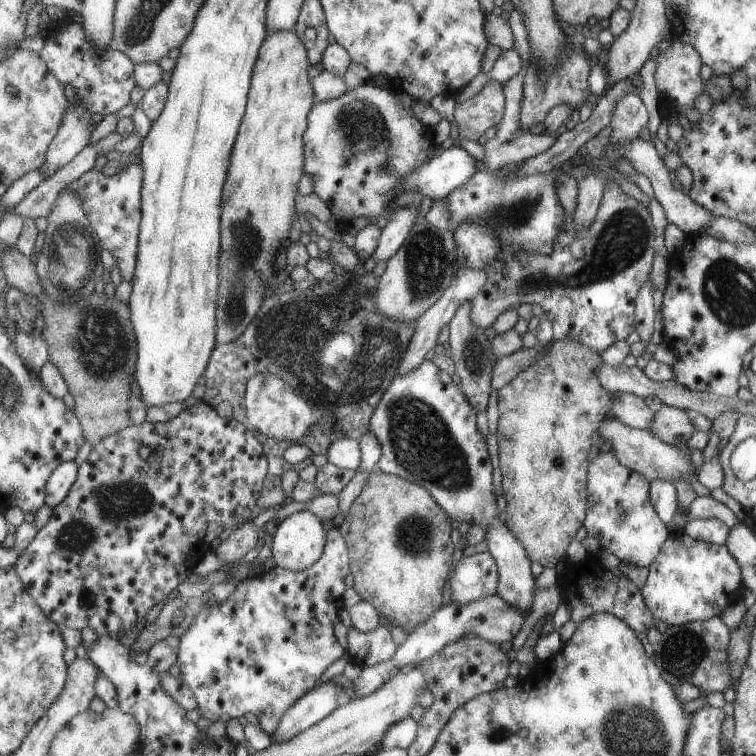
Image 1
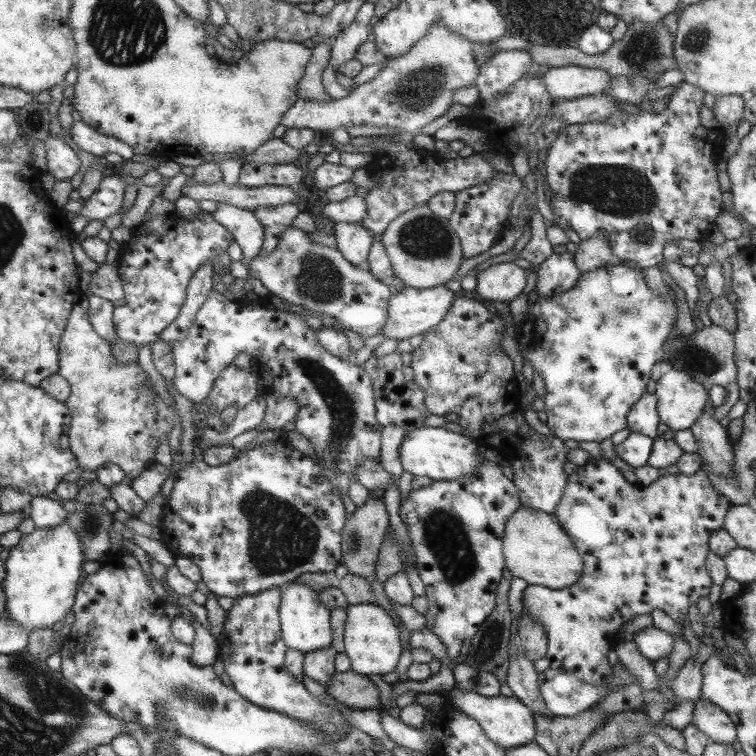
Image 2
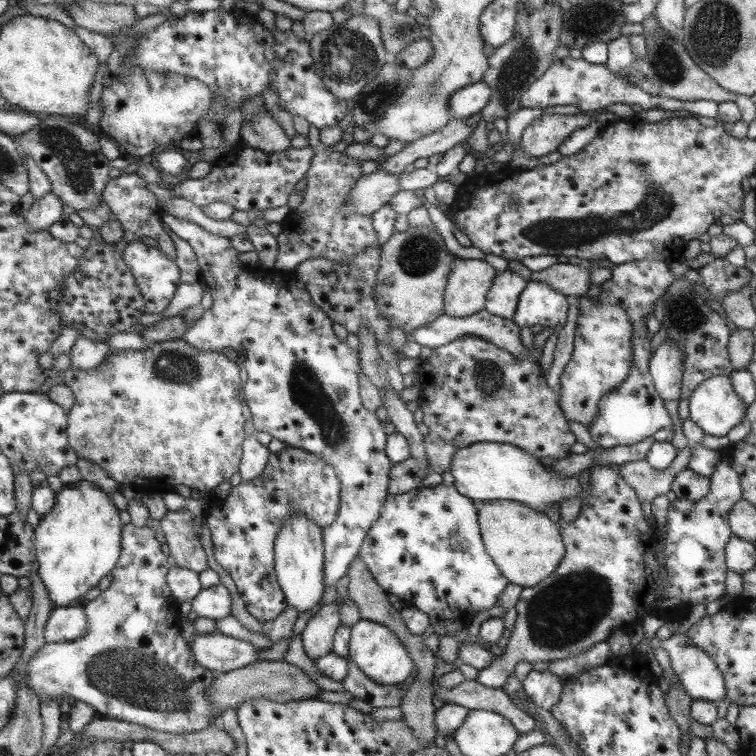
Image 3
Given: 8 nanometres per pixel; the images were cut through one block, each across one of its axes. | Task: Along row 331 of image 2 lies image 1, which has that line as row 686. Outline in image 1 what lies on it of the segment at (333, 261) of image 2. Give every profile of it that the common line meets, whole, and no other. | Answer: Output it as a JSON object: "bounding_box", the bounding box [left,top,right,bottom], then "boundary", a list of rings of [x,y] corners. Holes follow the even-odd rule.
{"bounding_box":[350,594,524,699],"boundary":[[[496,594],[466,604],[447,603],[439,608],[427,622],[407,635],[405,642],[396,648],[395,653],[387,661],[361,667],[361,674],[350,681],[351,685],[353,684],[355,697],[361,699],[372,694],[386,682],[386,679],[399,672],[404,666],[419,664],[462,637],[474,637],[493,645],[511,641],[519,632],[524,618],[504,604]]]}

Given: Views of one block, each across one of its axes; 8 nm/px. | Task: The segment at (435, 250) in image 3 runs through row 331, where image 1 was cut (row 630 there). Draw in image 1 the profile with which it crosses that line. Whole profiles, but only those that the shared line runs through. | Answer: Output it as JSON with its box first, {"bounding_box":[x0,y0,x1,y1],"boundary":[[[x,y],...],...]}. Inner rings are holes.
{"bounding_box":[337,470,453,635],"boundary":[[[375,470],[348,511],[337,520],[337,530],[348,546],[348,570],[353,576],[353,591],[361,601],[369,602],[390,626],[401,628],[405,635],[409,635],[441,608],[443,584],[449,574],[453,552],[449,540],[451,524],[448,515],[423,487]]]}

